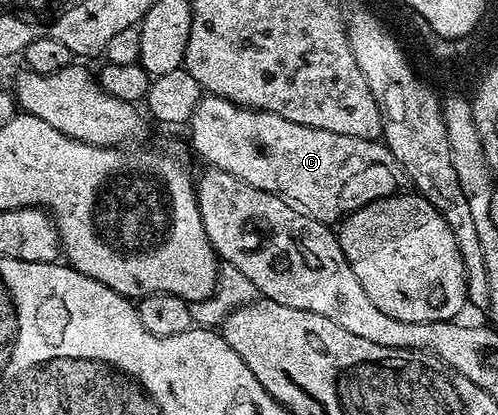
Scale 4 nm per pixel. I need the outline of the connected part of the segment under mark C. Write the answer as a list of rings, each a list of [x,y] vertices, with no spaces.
[[[206,94],[196,104],[188,123],[189,130],[190,146],[206,161],[207,167],[228,172],[244,180],[244,184],[284,200],[284,204],[296,212],[327,224],[341,223],[347,214],[353,214],[355,210],[381,198],[392,197],[408,182],[385,141],[340,136],[340,132],[324,132],[324,128],[292,124],[292,120],[284,120],[284,116],[263,110],[249,110],[247,106],[237,106],[235,102],[218,98],[214,94]]]

